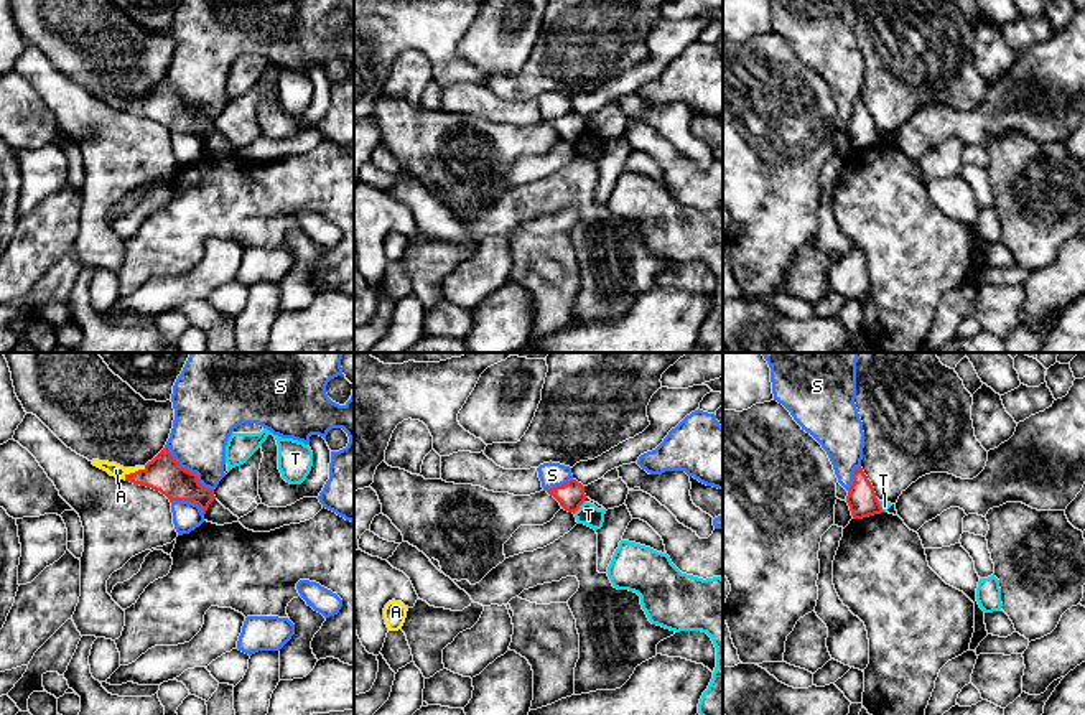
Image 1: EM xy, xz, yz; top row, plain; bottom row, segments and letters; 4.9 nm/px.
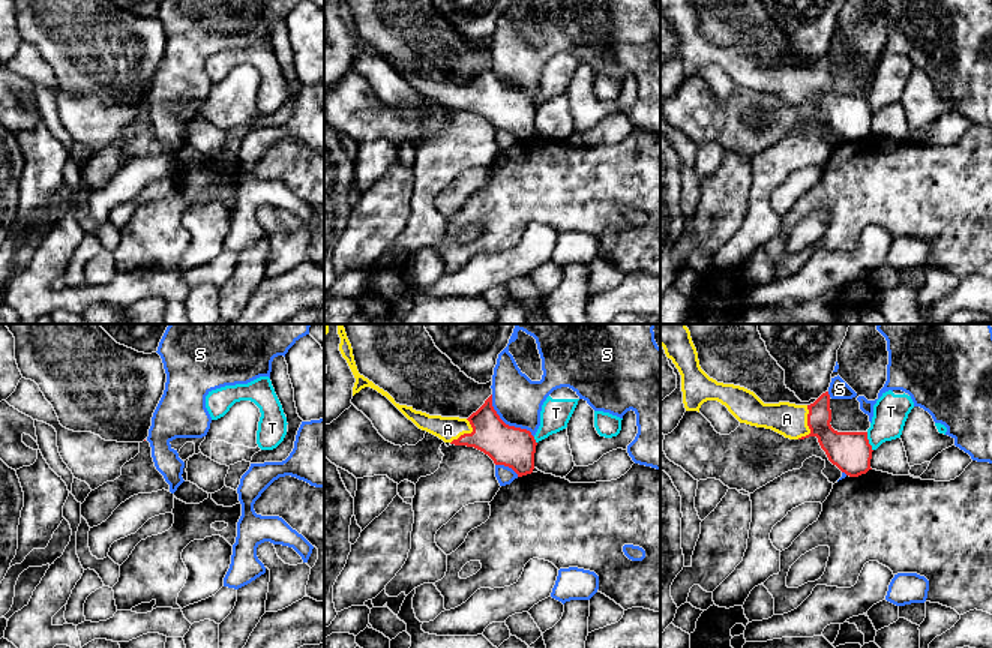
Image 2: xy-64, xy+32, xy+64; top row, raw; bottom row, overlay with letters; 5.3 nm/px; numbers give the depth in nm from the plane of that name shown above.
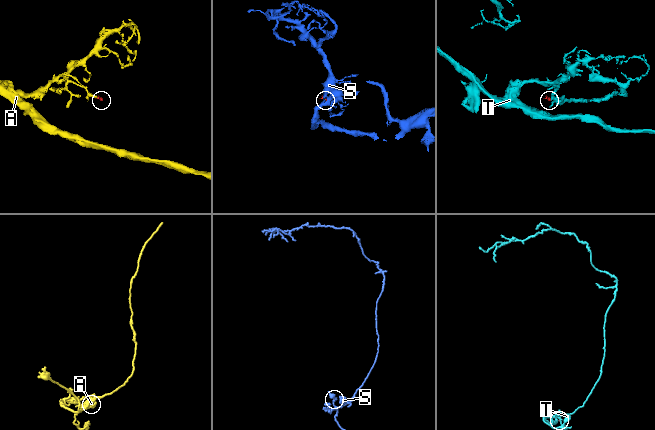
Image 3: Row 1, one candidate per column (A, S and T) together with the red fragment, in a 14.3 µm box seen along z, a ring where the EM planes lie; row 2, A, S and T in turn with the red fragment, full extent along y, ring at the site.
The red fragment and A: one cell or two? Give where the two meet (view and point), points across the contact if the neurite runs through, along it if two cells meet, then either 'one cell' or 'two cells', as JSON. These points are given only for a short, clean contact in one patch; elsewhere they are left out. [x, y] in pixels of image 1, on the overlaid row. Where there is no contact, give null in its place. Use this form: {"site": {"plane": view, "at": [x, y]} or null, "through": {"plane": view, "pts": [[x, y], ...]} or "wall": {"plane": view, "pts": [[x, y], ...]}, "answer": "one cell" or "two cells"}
{"site": {"plane": "xy", "at": [135, 471]}, "through": {"plane": "xy", "pts": [[163, 473], [135, 471], [116, 470]]}, "answer": "one cell"}

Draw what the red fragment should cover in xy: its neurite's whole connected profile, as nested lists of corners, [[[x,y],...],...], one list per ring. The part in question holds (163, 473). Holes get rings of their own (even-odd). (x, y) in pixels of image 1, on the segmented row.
[[[165,448],[145,466],[123,468],[117,463],[92,460],[92,465],[107,471],[110,476],[147,486],[165,494],[171,501],[188,501],[201,507],[206,514],[216,499],[214,489],[204,488],[198,474],[179,466],[175,456]]]

